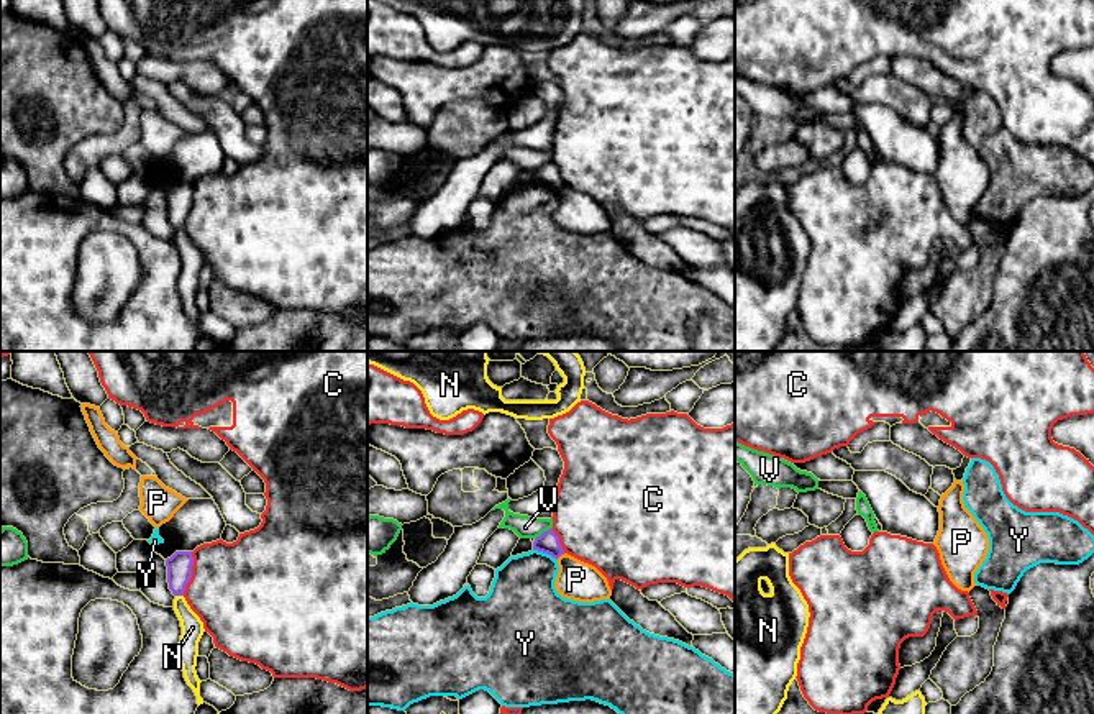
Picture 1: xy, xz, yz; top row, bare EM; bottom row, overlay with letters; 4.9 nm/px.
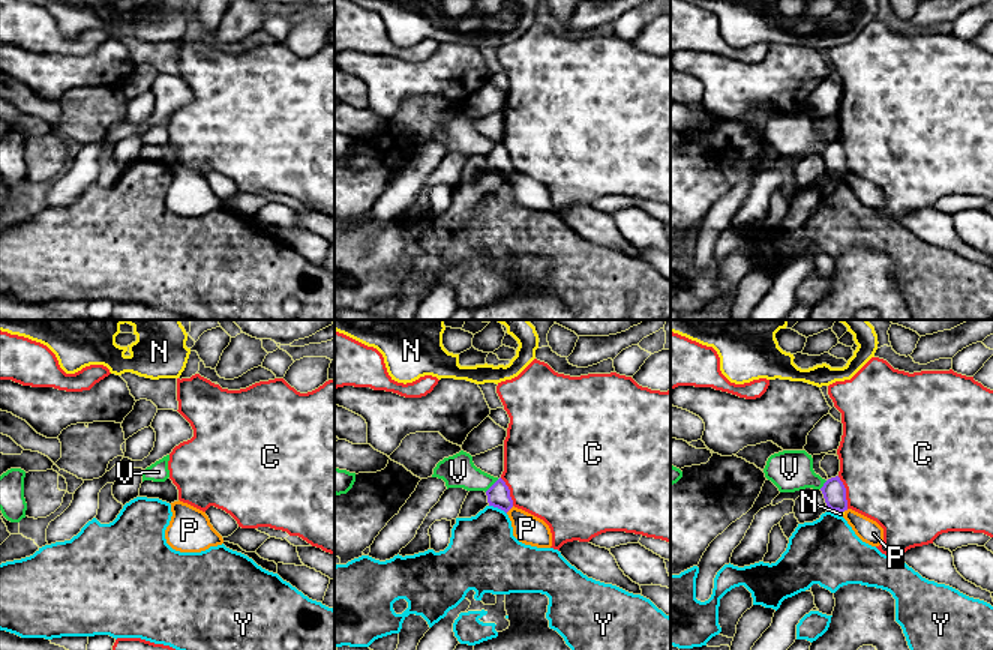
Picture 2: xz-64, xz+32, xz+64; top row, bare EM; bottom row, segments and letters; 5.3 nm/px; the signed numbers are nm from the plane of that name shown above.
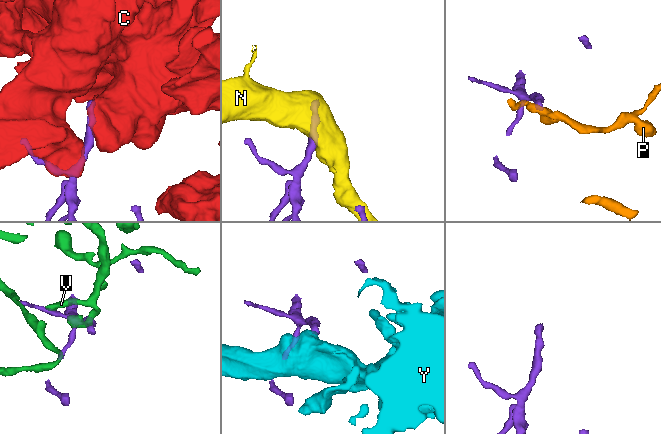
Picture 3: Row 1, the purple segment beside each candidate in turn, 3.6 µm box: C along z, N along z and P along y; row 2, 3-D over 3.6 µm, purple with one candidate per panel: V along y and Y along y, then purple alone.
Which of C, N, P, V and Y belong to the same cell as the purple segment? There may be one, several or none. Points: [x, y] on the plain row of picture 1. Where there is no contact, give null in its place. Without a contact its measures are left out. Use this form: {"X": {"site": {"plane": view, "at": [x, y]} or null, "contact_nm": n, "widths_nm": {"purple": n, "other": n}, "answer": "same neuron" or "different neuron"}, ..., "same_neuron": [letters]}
{"C": {"site": {"plane": "xy", "at": [191, 205]}, "contact_nm": 220, "widths_nm": {"purple": 130, "other": 460}, "answer": "different neuron"}, "N": {"site": {"plane": "xy", "at": [179, 227]}, "contact_nm": 40, "widths_nm": {"purple": 130, "other": 110}, "answer": "different neuron"}, "P": {"site": {"plane": "xz", "at": [560, 187]}, "contact_nm": 60, "widths_nm": {"purple": 110, "other": 190}, "answer": "different neuron"}, "V": {"site": {"plane": "xz", "at": [543, 164]}, "contact_nm": 110, "widths_nm": {"purple": 110, "other": 110}, "answer": "different neuron"}, "Y": {"site": {"plane": "xz", "at": [545, 184]}, "contact_nm": 130, "widths_nm": {"purple": 110, "other": 320}, "answer": "different neuron"}, "same_neuron": []}

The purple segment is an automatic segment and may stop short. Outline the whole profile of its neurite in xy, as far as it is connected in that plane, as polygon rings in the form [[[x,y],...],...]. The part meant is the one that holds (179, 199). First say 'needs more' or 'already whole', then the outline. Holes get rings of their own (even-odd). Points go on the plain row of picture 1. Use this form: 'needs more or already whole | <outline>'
already whole | [[[175,184],[166,192],[167,215],[174,228],[184,228],[185,218],[192,210],[192,184]]]

